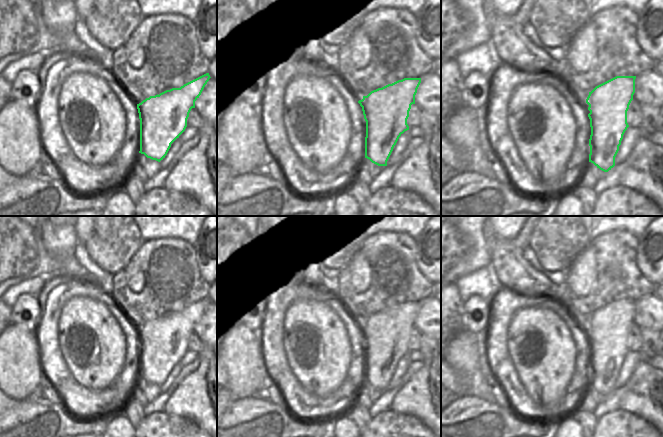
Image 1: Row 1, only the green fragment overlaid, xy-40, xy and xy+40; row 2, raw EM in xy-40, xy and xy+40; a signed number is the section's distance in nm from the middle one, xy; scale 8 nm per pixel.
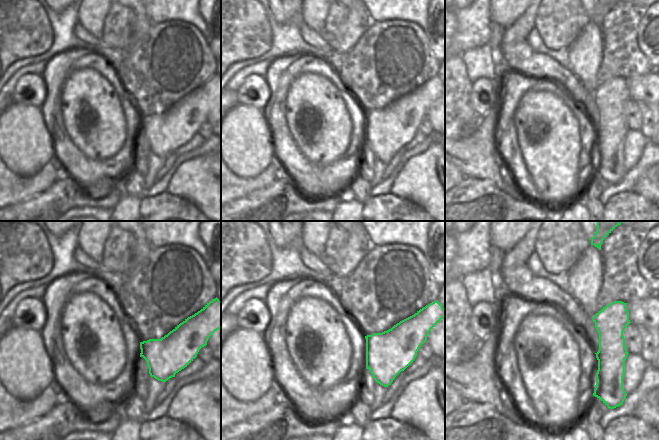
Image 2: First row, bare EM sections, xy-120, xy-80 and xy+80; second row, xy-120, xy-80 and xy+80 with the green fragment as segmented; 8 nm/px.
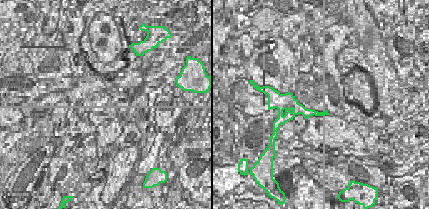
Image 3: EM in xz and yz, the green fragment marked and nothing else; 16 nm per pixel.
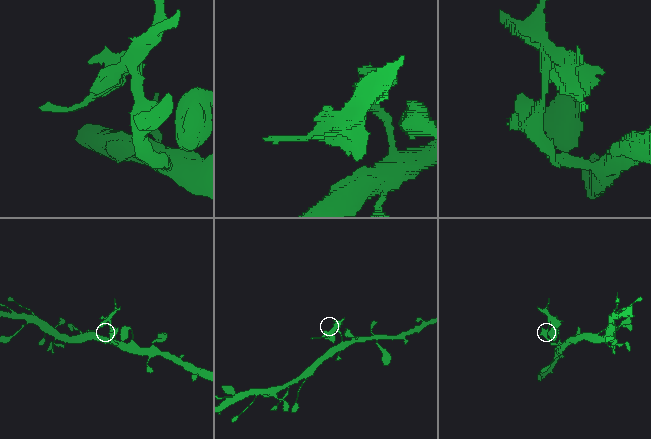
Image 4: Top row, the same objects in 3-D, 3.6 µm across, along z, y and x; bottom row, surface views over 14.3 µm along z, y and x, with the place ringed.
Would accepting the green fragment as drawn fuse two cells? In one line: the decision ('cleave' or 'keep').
cleave

